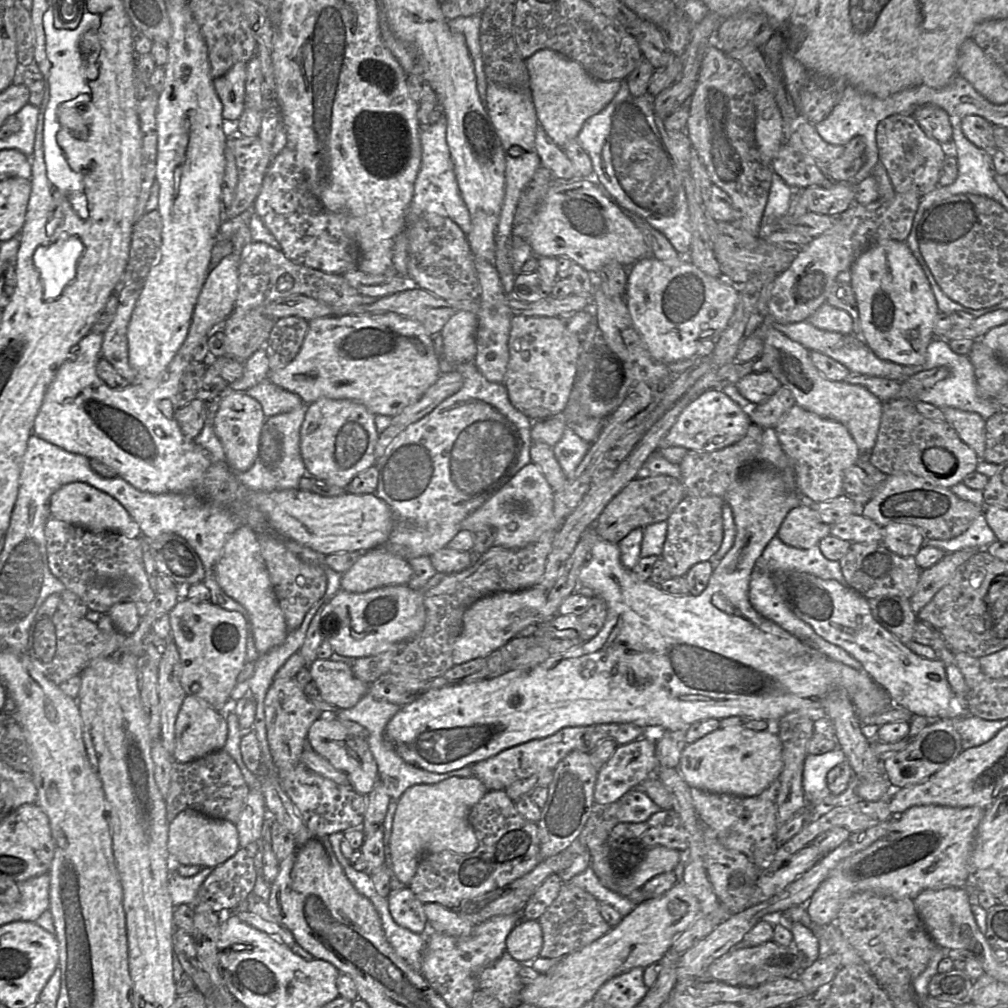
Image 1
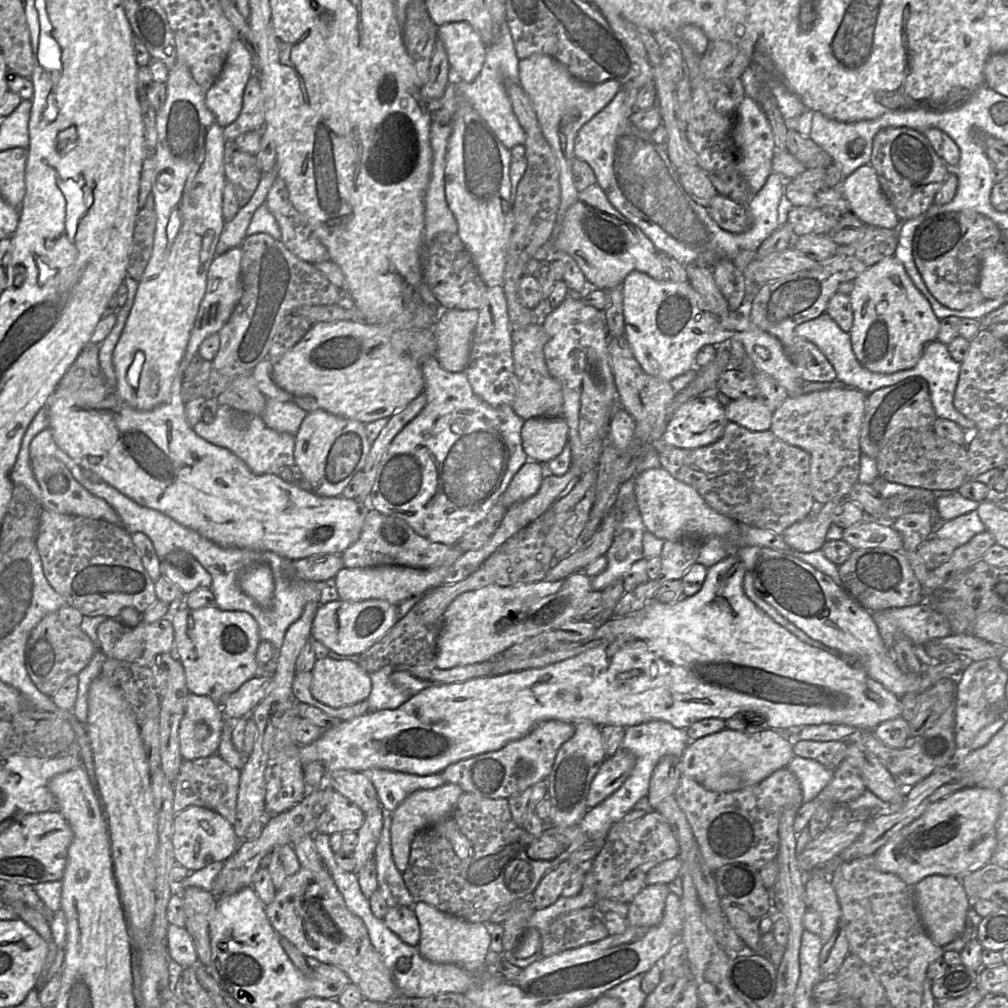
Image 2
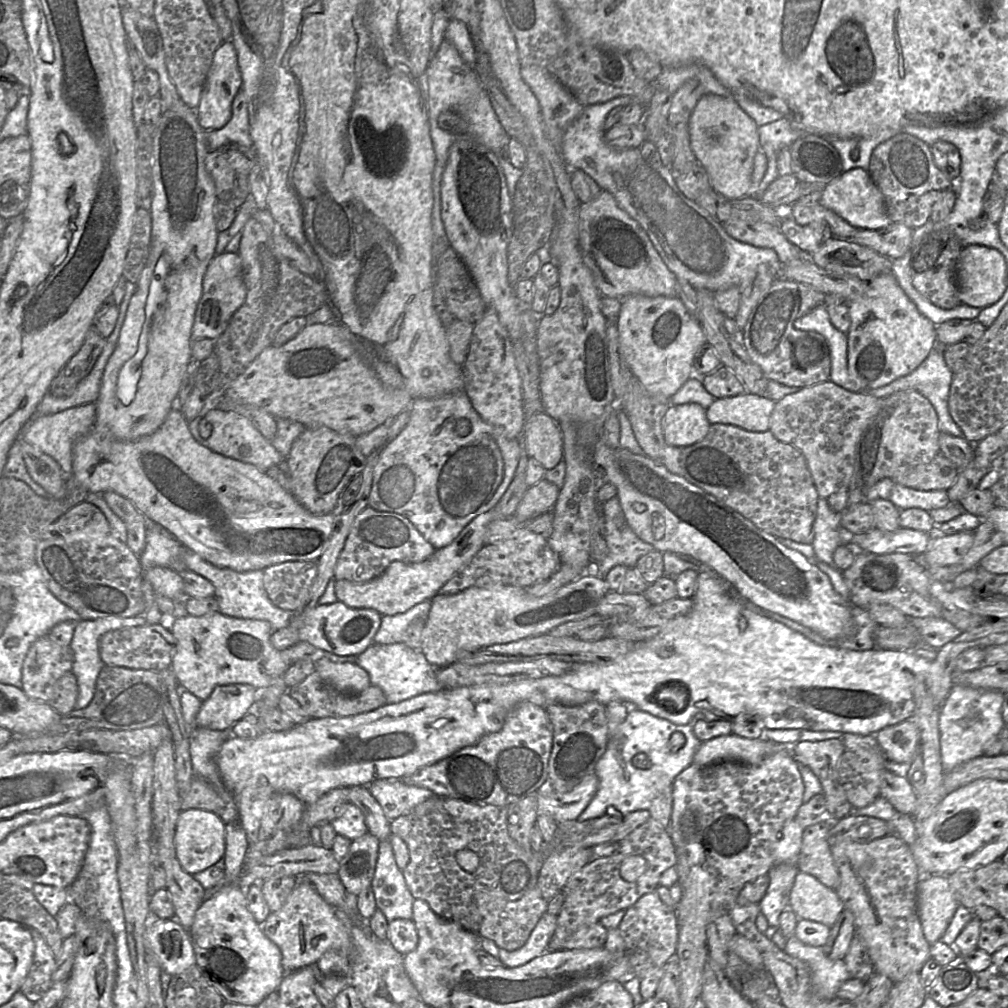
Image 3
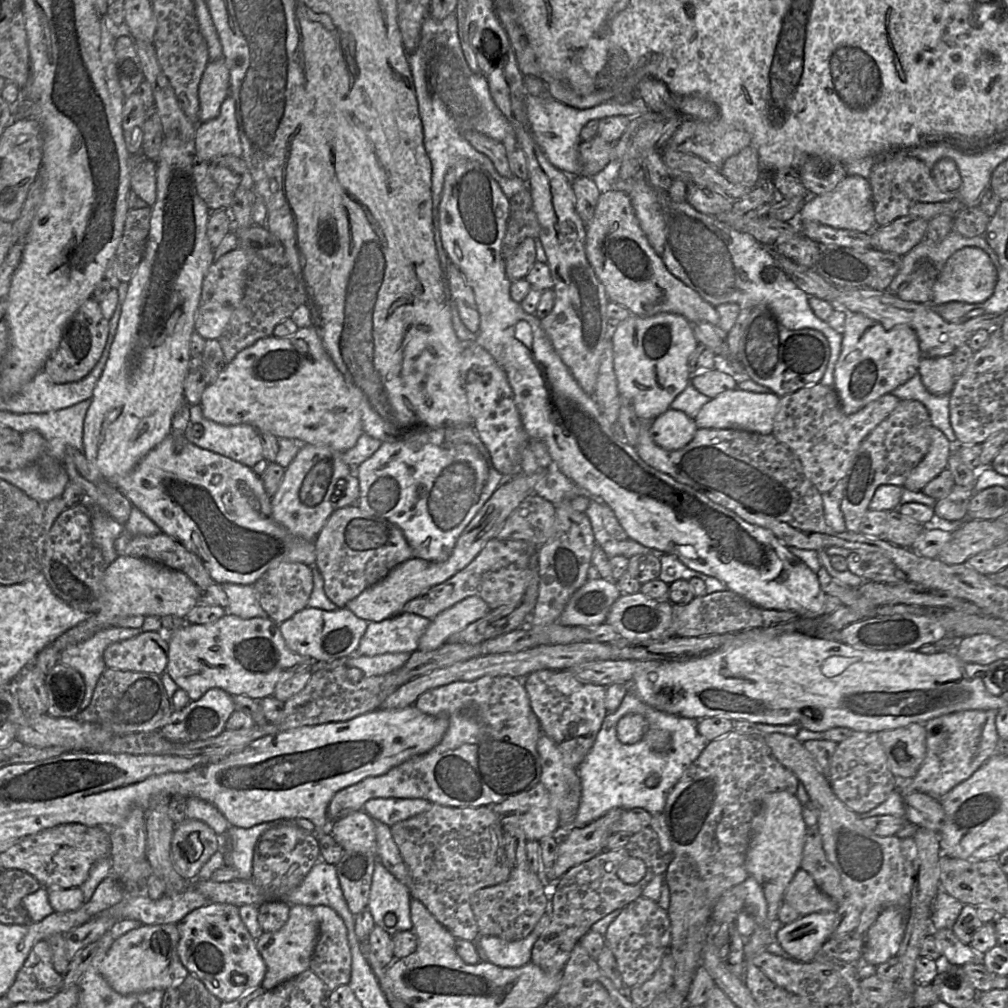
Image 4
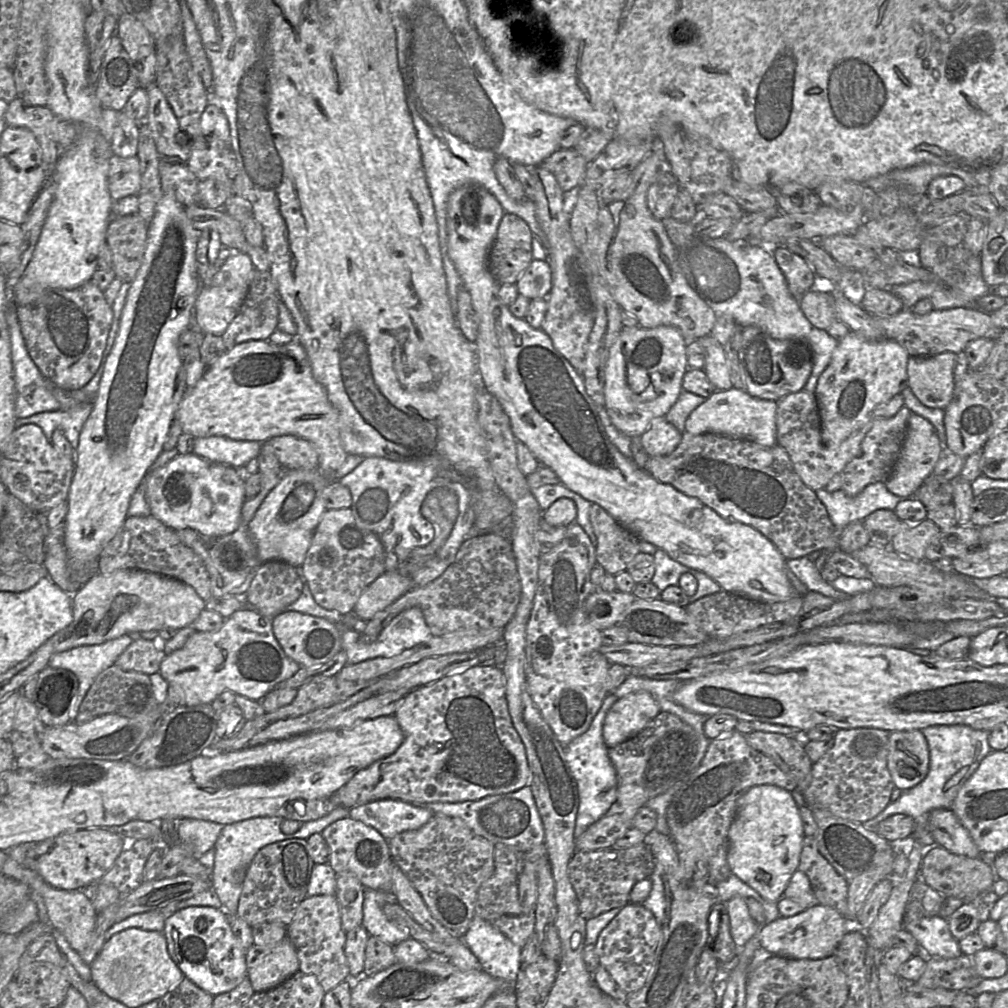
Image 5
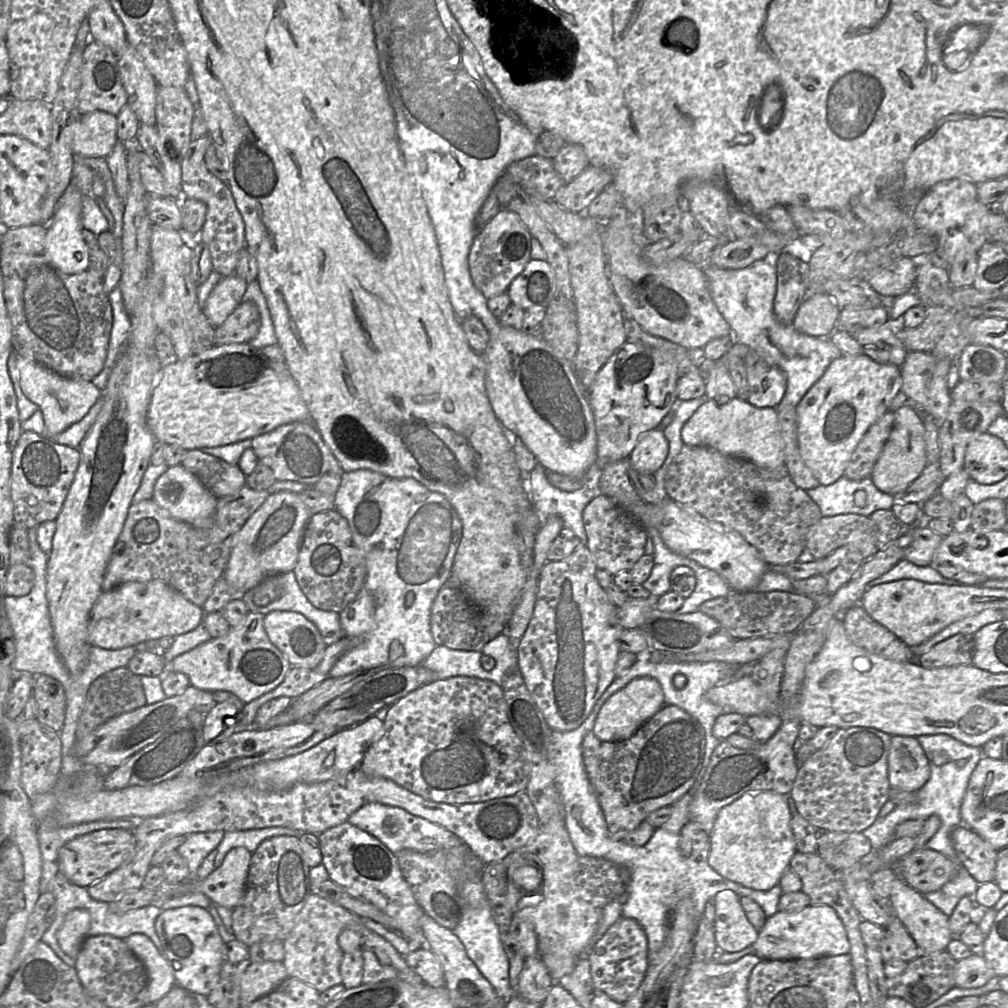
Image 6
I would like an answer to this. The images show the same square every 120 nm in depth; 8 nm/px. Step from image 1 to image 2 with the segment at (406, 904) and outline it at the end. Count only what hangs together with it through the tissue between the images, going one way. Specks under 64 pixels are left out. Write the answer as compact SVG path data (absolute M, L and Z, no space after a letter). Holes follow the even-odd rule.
M412 906L389 907L384 922L403 942L411 946L419 944L420 925Z

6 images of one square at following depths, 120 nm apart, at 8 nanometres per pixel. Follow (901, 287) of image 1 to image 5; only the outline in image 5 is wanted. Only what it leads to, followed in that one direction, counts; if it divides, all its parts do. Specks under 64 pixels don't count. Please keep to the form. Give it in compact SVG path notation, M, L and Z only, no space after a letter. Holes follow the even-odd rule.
M850 330L838 341L814 391L821 418L821 439L825 446L837 447L870 419L878 405L907 387L909 357L906 349L891 339L871 341Z

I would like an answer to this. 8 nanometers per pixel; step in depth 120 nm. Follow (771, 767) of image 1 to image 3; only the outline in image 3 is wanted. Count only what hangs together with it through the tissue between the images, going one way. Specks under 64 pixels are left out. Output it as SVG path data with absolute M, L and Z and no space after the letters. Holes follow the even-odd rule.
M731 733L702 742L694 755L693 764L706 766L721 761L735 761L758 765L766 757L788 747L791 746L781 745L763 736L749 739Z

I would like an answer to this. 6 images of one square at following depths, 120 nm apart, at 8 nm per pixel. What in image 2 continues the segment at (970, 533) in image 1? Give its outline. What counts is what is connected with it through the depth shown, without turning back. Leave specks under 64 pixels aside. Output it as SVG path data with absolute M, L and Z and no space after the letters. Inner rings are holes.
M973 510L954 519L939 522L930 537L950 540L959 547L985 530L978 511Z

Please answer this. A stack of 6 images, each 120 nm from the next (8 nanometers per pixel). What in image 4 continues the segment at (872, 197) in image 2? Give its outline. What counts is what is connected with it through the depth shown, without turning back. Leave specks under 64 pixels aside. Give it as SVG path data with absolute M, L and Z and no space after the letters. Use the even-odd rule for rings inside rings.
M847 175L833 191L810 196L797 215L797 225L799 221L814 221L836 229L862 233L871 232L876 227L876 222L869 180L858 175Z

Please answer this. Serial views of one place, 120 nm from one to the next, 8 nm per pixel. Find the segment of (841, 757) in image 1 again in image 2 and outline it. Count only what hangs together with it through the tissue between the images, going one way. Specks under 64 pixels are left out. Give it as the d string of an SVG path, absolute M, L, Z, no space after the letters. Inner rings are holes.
M794 755L787 766L798 779L803 804L813 800L832 780L835 771L816 760Z

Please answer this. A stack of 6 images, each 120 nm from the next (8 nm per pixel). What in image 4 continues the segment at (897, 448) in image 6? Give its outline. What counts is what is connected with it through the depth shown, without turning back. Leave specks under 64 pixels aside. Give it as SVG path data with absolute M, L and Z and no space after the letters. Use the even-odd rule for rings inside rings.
M935 426L929 428L930 446L927 454L910 472L903 488L910 491L922 491L924 486L939 475L948 466L950 442Z

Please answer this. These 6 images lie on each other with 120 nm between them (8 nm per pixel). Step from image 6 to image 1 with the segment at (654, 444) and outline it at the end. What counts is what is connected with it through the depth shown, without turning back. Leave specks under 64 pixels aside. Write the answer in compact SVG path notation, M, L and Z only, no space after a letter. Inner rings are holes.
M709 389L691 401L659 443L658 450L682 447L688 451L712 452L742 439L752 424L750 414L721 390Z

